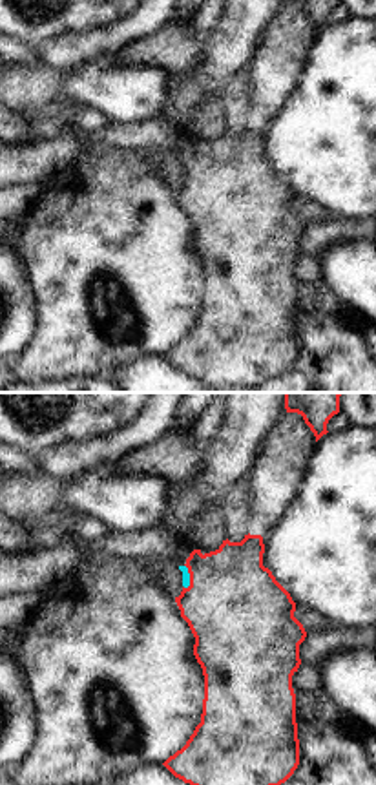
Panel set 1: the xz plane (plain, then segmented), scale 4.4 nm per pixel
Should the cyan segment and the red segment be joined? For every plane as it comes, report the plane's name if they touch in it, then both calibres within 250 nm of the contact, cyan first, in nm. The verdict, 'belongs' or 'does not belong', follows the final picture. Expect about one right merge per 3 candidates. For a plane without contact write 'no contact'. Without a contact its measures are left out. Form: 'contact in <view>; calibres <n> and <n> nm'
contact in xz; calibres 30 and 440 nm

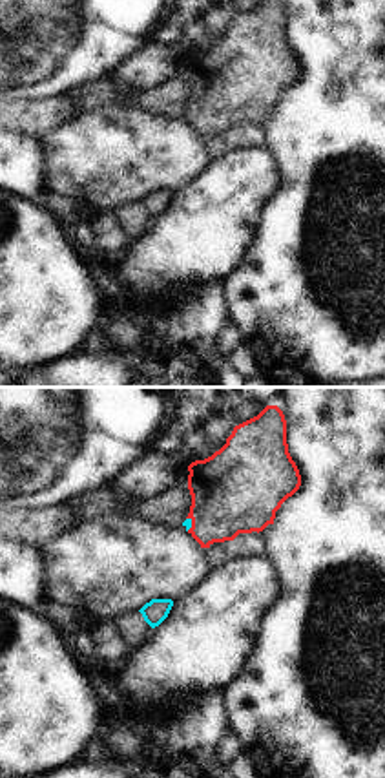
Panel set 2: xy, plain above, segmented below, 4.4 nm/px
contact in xy; calibres 40 and 380 nm

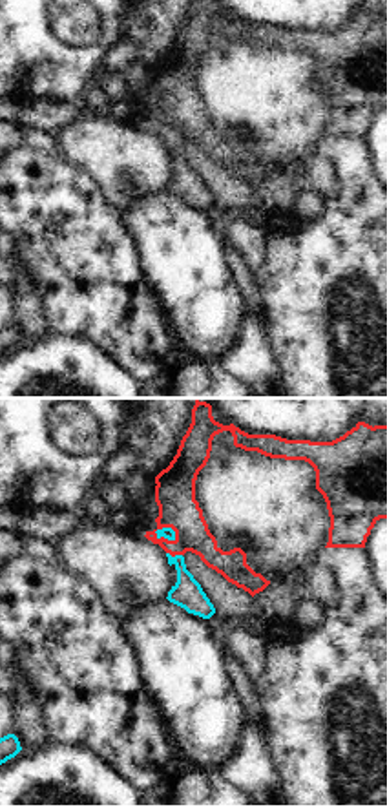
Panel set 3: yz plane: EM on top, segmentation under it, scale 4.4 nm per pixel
contact in yz; calibres 130 and 180 nm

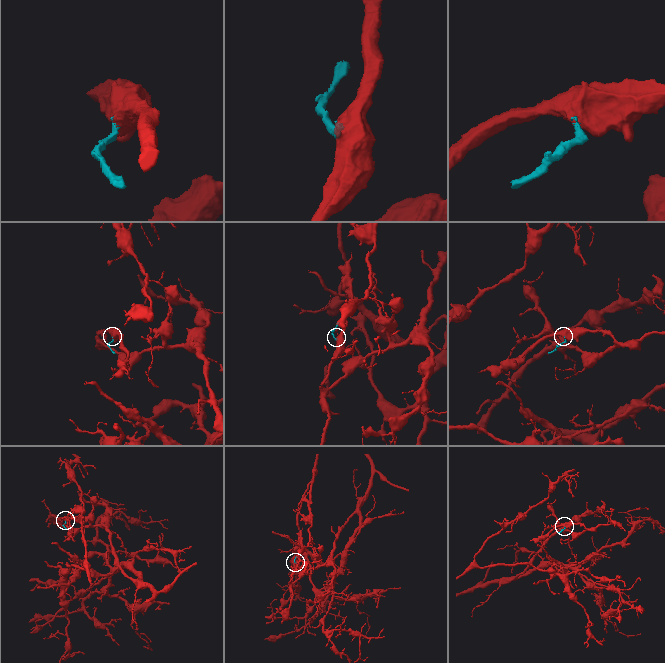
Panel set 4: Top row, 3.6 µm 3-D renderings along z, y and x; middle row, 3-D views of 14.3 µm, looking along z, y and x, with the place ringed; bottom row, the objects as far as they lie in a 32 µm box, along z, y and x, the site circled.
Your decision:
belongs

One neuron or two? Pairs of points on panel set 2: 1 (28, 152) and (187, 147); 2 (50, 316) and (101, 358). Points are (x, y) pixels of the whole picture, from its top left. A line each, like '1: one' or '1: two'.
1: two
2: two

